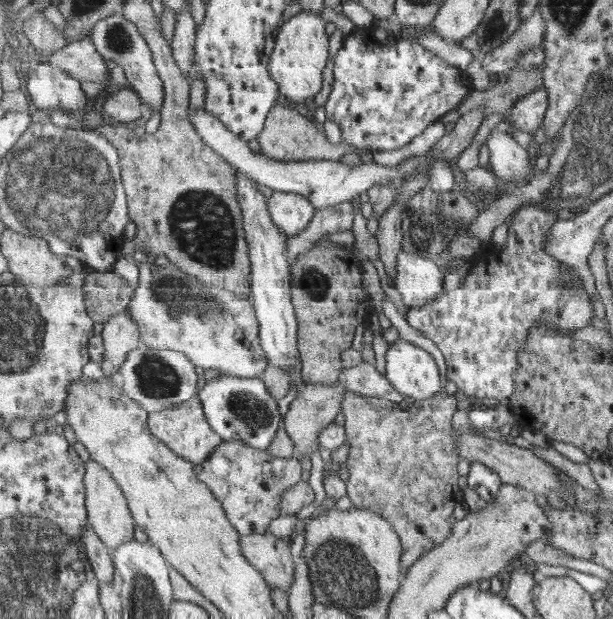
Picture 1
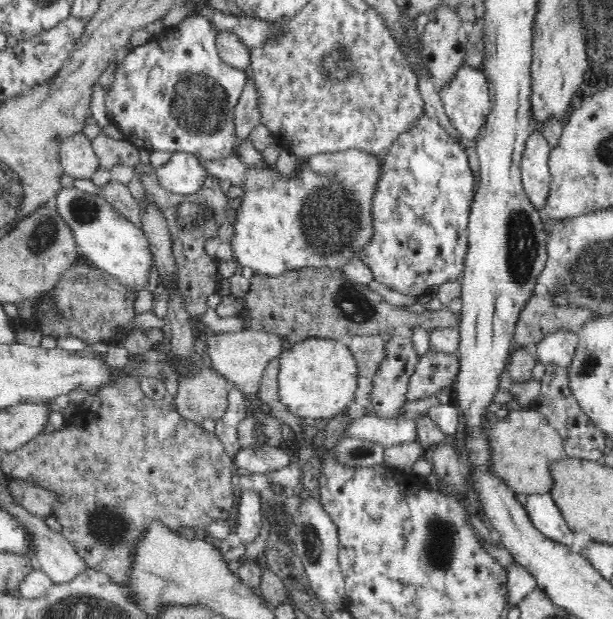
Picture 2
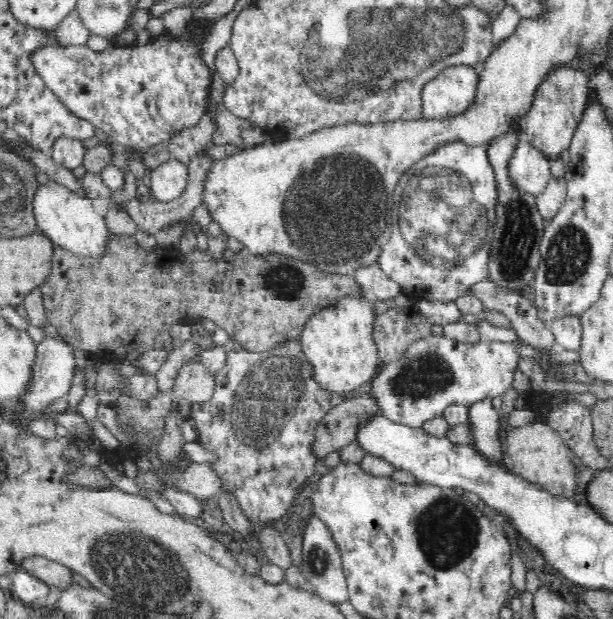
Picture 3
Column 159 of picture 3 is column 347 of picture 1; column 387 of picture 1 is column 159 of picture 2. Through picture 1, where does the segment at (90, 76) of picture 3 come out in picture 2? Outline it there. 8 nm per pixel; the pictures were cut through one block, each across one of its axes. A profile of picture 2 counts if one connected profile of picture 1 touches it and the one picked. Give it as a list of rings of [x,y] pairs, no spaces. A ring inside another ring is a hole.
[[[192,13],[187,17],[184,17],[182,22],[173,27],[164,27],[162,32],[158,35],[152,35],[151,39],[144,45],[133,47],[133,49],[127,54],[125,59],[120,64],[120,67],[115,72],[114,80],[110,84],[105,92],[105,105],[107,110],[107,117],[110,122],[118,126],[120,132],[122,132],[124,138],[135,145],[137,148],[144,148],[149,151],[164,150],[164,152],[185,152],[193,154],[200,158],[212,159],[212,158],[226,158],[226,155],[230,155],[236,151],[238,144],[241,142],[236,135],[234,135],[234,129],[232,129],[232,116],[231,111],[234,110],[234,105],[238,102],[238,98],[247,83],[246,72],[238,70],[228,64],[226,64],[219,55],[216,46],[216,37],[219,33],[217,26],[206,18],[205,15]]]

